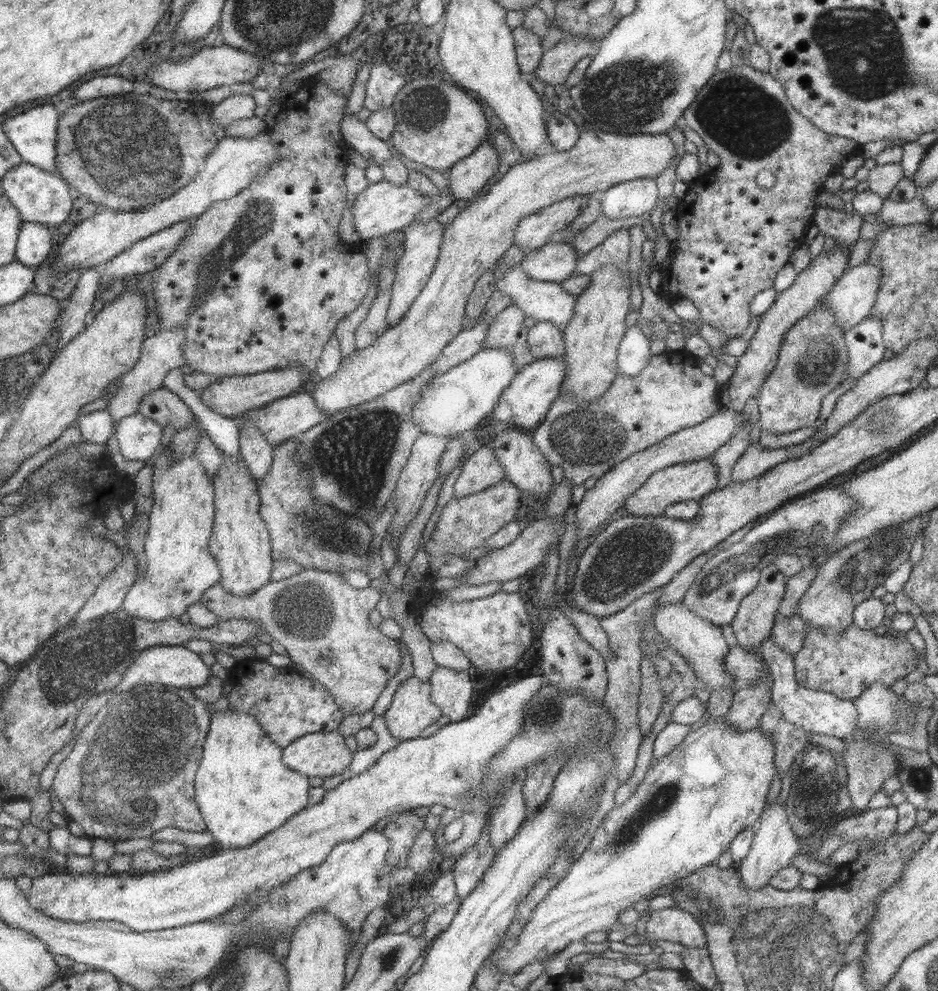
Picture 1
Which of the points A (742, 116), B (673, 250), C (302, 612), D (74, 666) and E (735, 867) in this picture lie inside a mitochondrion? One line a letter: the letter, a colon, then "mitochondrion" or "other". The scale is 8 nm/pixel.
A: mitochondrion
B: other
C: mitochondrion
D: mitochondrion
E: other

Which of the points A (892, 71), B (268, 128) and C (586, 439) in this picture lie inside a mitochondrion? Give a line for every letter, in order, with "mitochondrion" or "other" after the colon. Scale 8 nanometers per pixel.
A: mitochondrion
B: other
C: mitochondrion

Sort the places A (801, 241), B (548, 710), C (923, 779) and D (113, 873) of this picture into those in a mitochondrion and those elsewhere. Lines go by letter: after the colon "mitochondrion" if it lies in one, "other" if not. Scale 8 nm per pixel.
A: other
B: mitochondrion
C: mitochondrion
D: other

